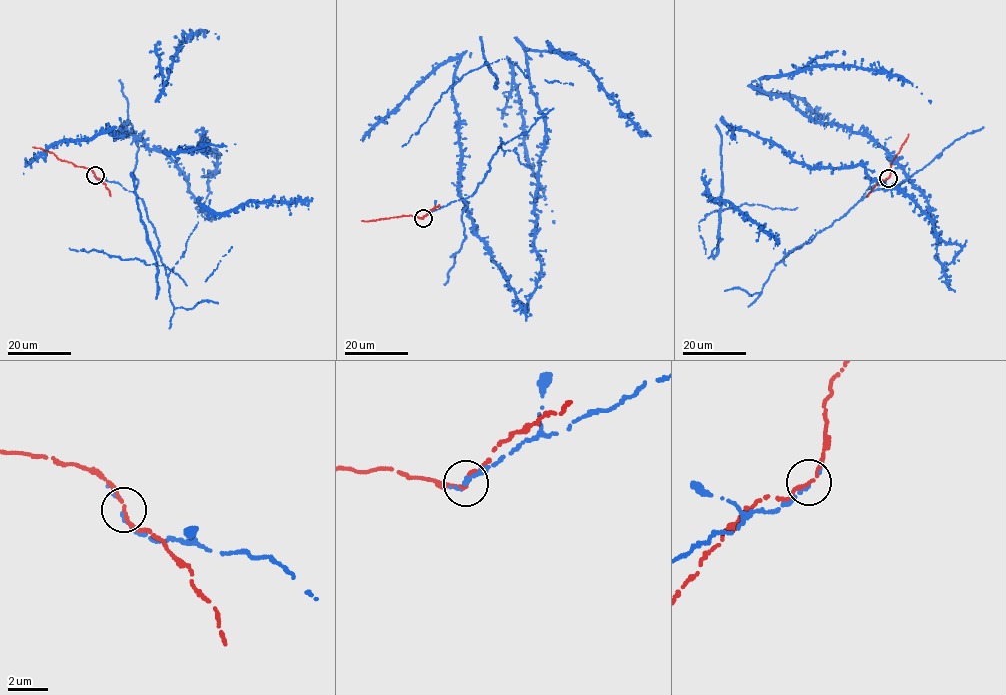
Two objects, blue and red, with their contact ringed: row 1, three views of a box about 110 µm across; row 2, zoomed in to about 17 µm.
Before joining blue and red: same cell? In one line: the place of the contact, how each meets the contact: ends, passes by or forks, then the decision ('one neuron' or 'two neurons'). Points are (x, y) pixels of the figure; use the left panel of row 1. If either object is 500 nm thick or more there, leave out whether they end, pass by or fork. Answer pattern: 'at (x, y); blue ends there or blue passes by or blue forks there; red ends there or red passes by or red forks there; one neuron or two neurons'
at (95, 175); blue ends there; red passes by; one neuron

